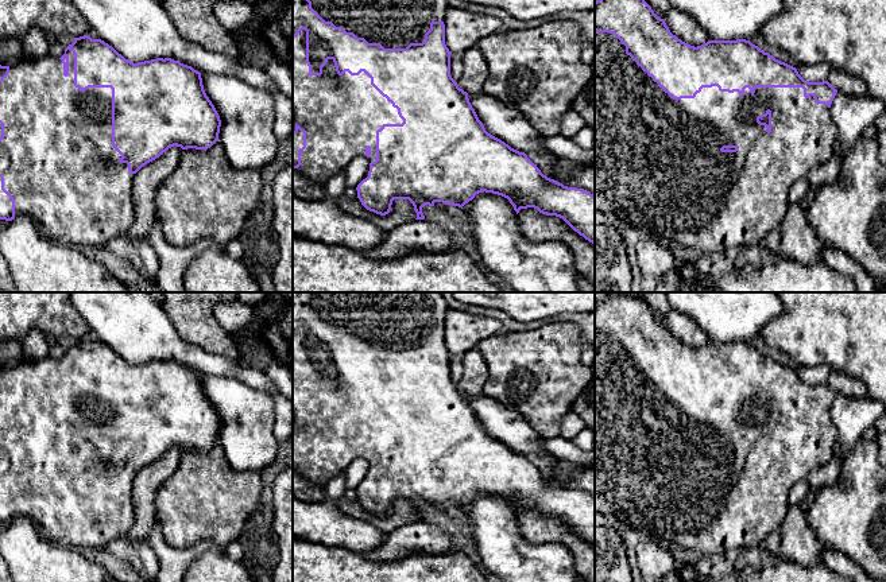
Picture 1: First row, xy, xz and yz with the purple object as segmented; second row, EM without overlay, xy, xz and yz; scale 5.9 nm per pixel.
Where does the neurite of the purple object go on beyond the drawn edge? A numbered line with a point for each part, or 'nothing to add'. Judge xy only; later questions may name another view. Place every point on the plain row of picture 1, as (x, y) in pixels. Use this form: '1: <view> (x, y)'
1: xy (57, 460)

